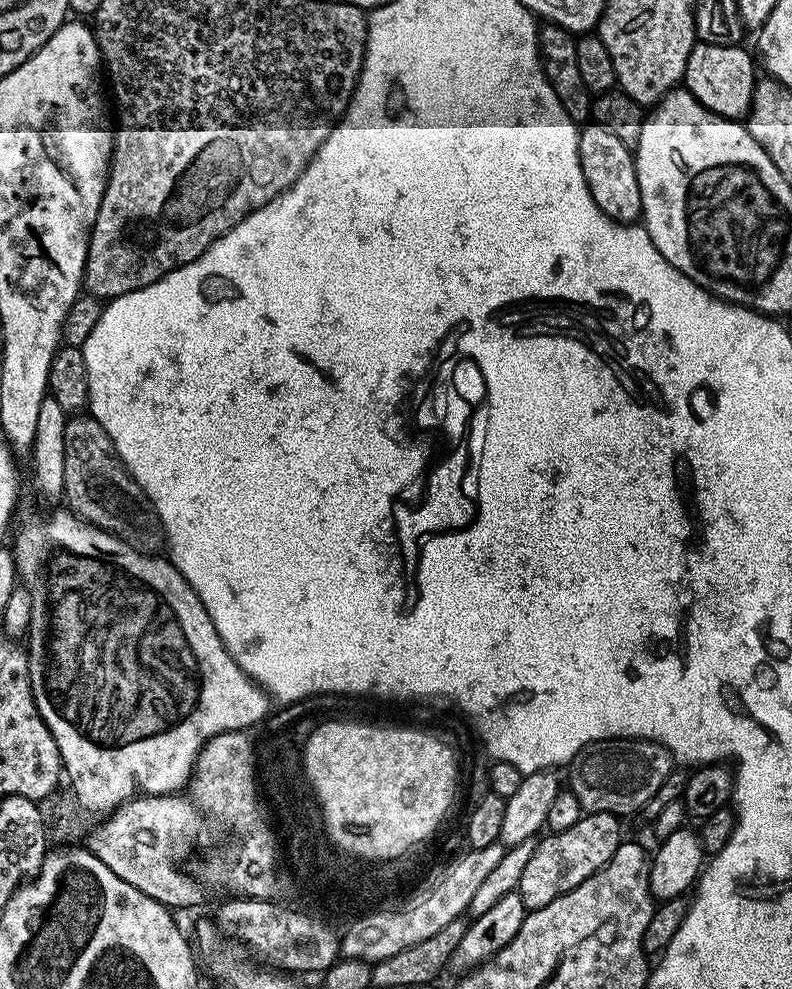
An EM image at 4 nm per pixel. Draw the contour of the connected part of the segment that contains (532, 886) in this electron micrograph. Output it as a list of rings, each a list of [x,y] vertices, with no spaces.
[[[590,812],[581,815],[580,820],[570,826],[570,830],[545,835],[545,840],[537,843],[530,862],[526,862],[526,870],[522,870],[518,891],[525,909],[541,908],[554,902],[554,898],[574,890],[574,886],[606,866],[614,850],[618,850],[622,843],[620,824],[621,817],[613,812]]]

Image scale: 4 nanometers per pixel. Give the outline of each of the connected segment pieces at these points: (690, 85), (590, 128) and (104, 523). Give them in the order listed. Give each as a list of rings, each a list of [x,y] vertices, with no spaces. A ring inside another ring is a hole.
[[[697,42],[690,50],[682,84],[690,94],[694,94],[694,98],[698,98],[698,102],[706,110],[725,116],[727,120],[740,120],[747,117],[752,106],[752,95],[758,79],[756,68],[758,72],[758,64],[753,53],[751,56],[740,44],[710,46]]]
[[[589,122],[579,129],[578,154],[586,186],[598,202],[598,210],[620,224],[639,221],[642,216],[642,194],[638,186],[636,158],[633,149],[623,144],[610,130],[595,122]]]
[[[72,414],[65,422],[64,457],[66,458],[66,474],[64,475],[64,495],[62,497],[67,511],[73,512],[79,520],[85,520],[96,528],[122,538],[127,544],[133,544],[145,554],[156,554],[165,547],[166,537],[160,527],[160,517],[156,515],[154,506],[148,495],[138,487],[128,468],[120,460],[110,434],[95,420],[91,414]]]

